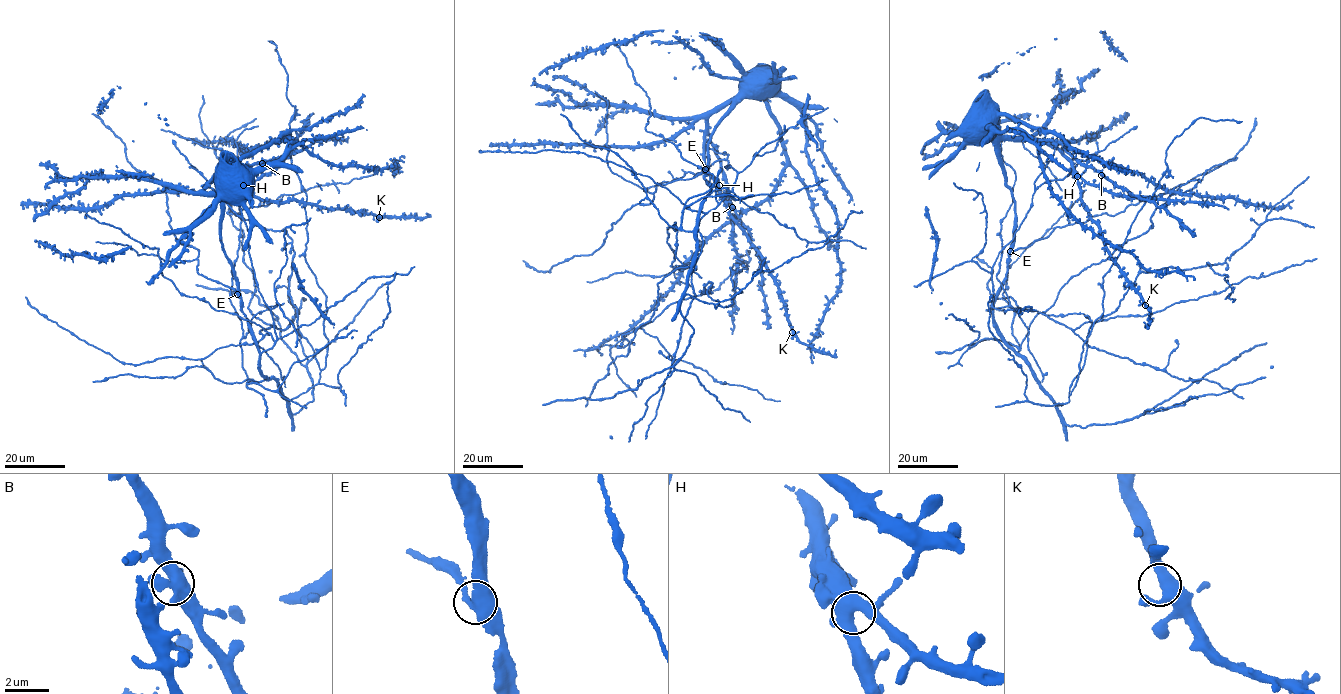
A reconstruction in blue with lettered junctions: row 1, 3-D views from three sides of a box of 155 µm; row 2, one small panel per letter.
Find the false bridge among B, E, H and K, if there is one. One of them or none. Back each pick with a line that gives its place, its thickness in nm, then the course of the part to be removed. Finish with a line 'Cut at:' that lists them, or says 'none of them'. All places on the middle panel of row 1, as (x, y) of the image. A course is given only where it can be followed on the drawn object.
E: (705, 169) | 440 nm | (705, 169), (656, 185), (652, 202), (626, 211), (588, 255), (548, 271), (522, 260)
Cut at: E

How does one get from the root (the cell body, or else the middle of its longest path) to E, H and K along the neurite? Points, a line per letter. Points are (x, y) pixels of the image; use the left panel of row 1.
E: (231, 168), (226, 166), (227, 197), (223, 200), (220, 238), (237, 293)
H: (231, 168), (226, 166), (229, 182), (226, 185), (218, 191), (204, 192), (214, 179), (243, 185)
K: (231, 168), (226, 166), (226, 185), (204, 192), (214, 179), (236, 184), (264, 199), (293, 199), (379, 217)

